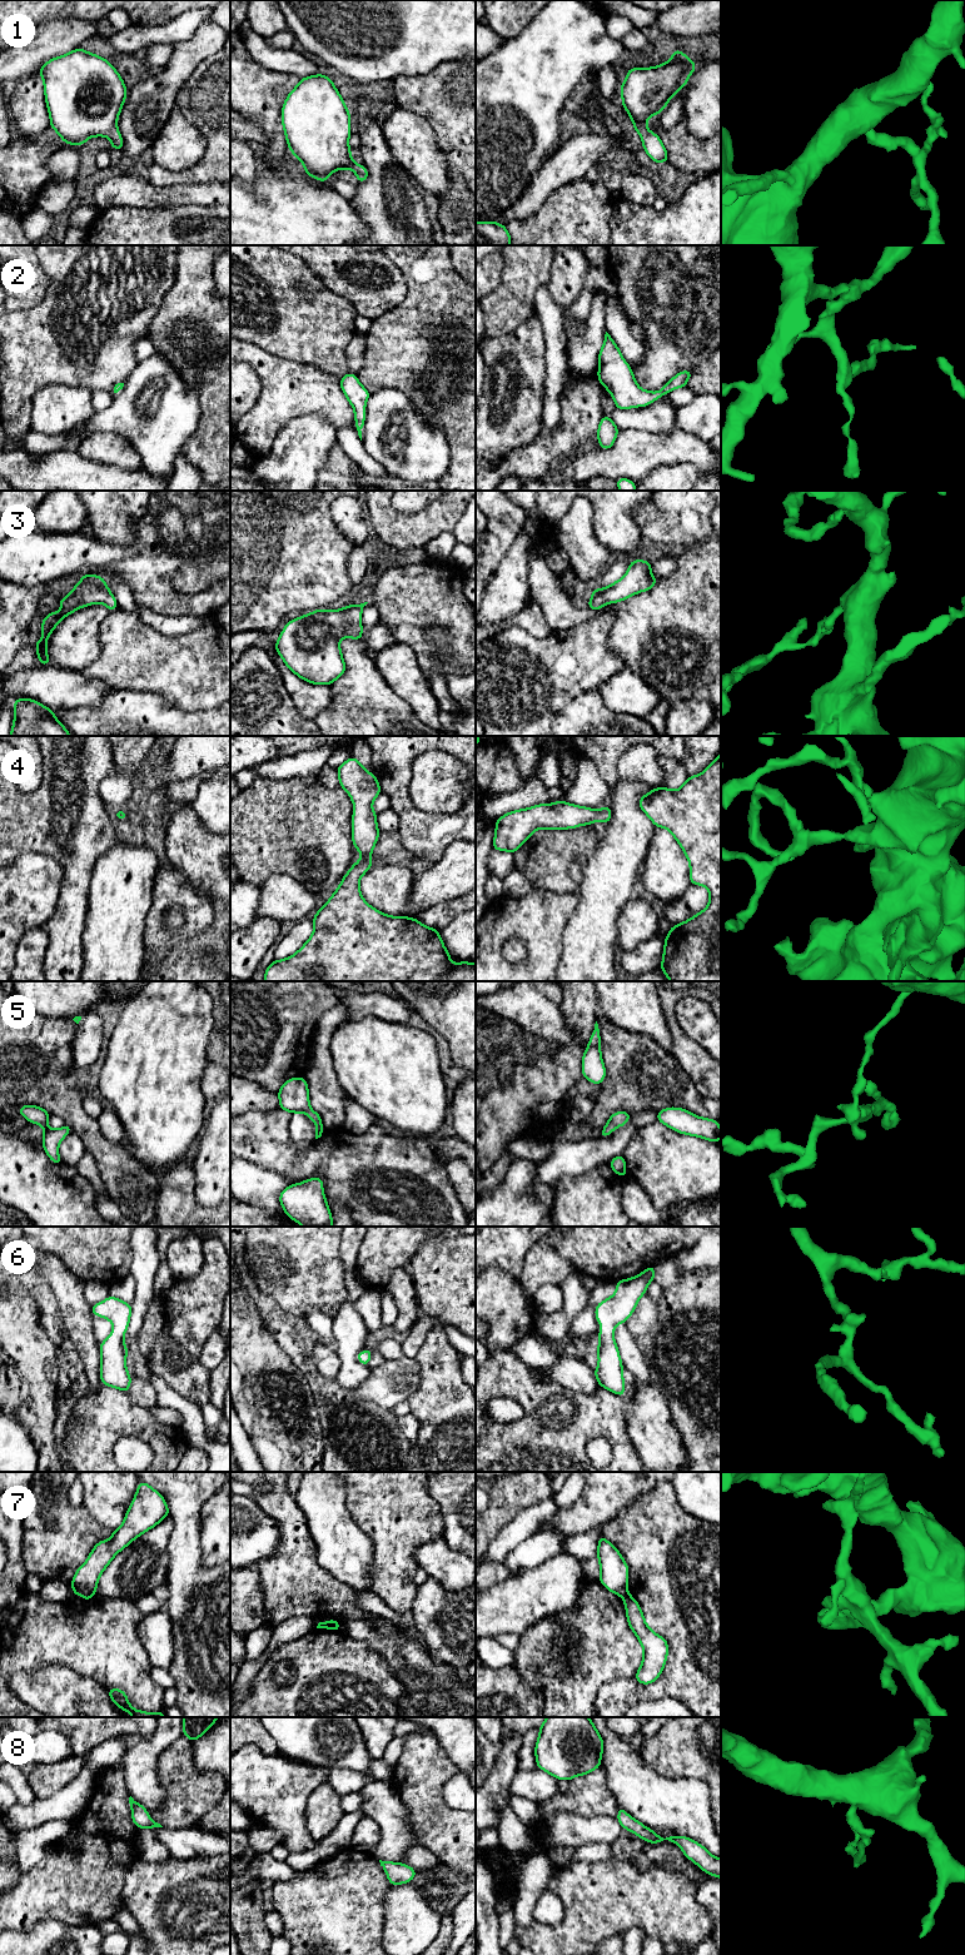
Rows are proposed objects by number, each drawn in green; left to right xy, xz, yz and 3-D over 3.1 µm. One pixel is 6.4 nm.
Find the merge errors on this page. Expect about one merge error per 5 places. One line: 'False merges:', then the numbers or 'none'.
False merges: 7

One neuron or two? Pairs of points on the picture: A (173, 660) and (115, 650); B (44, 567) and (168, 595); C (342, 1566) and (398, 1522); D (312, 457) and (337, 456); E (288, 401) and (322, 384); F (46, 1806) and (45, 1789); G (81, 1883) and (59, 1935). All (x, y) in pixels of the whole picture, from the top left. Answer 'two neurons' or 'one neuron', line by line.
A: one neuron
B: one neuron
C: two neurons
D: two neurons
E: one neuron
F: two neurons
G: two neurons

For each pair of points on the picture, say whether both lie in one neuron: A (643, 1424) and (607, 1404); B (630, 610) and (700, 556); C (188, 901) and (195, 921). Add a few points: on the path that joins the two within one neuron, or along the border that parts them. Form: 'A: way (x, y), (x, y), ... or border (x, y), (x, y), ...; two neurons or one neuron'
A: border (626, 1401), (626, 1431), (633, 1443); two neurons
B: way (648, 610), (686, 575); one neuron
C: way (193, 906), (195, 916); one neuron

